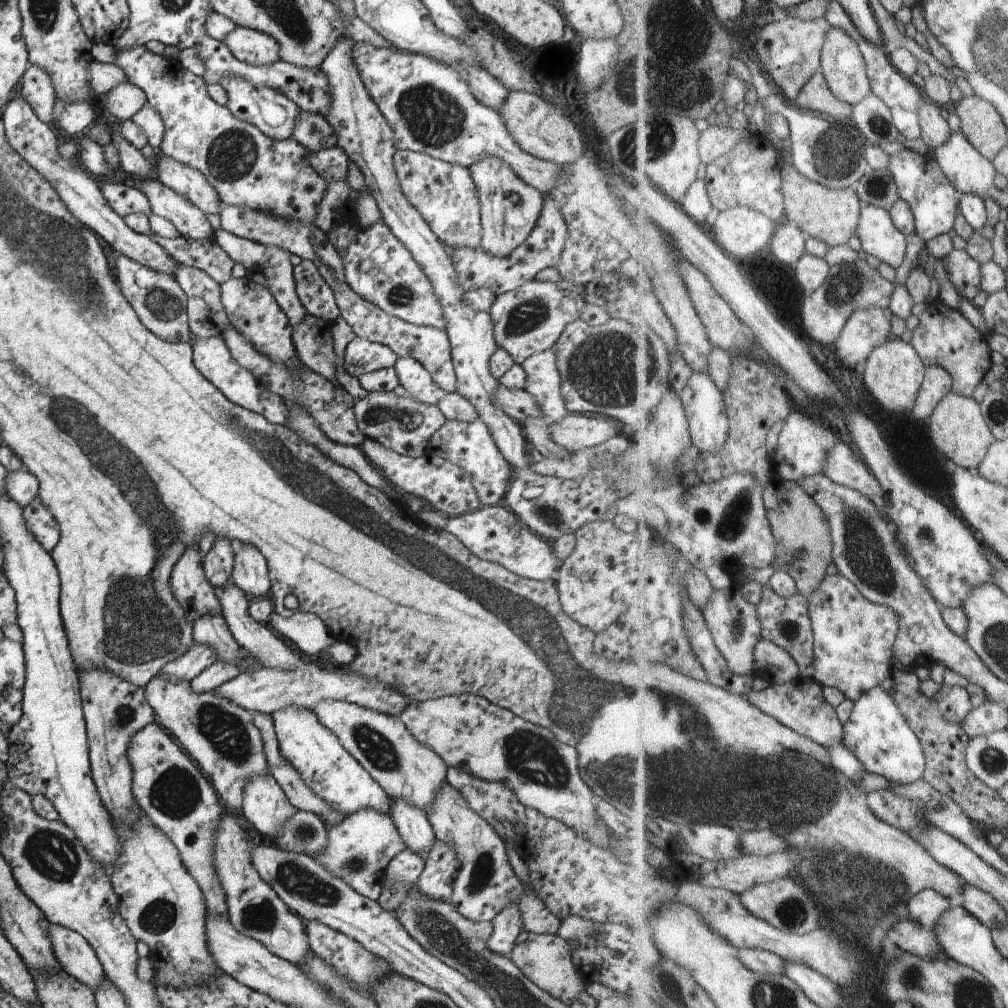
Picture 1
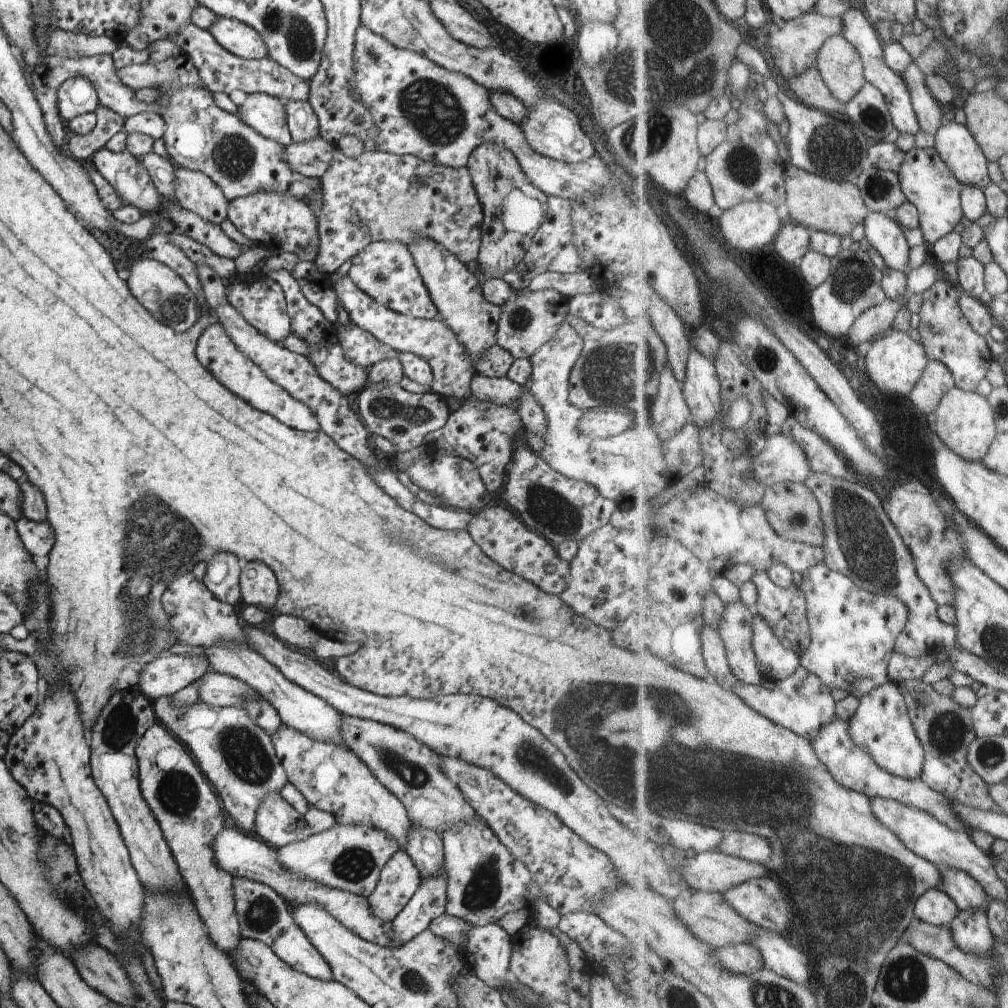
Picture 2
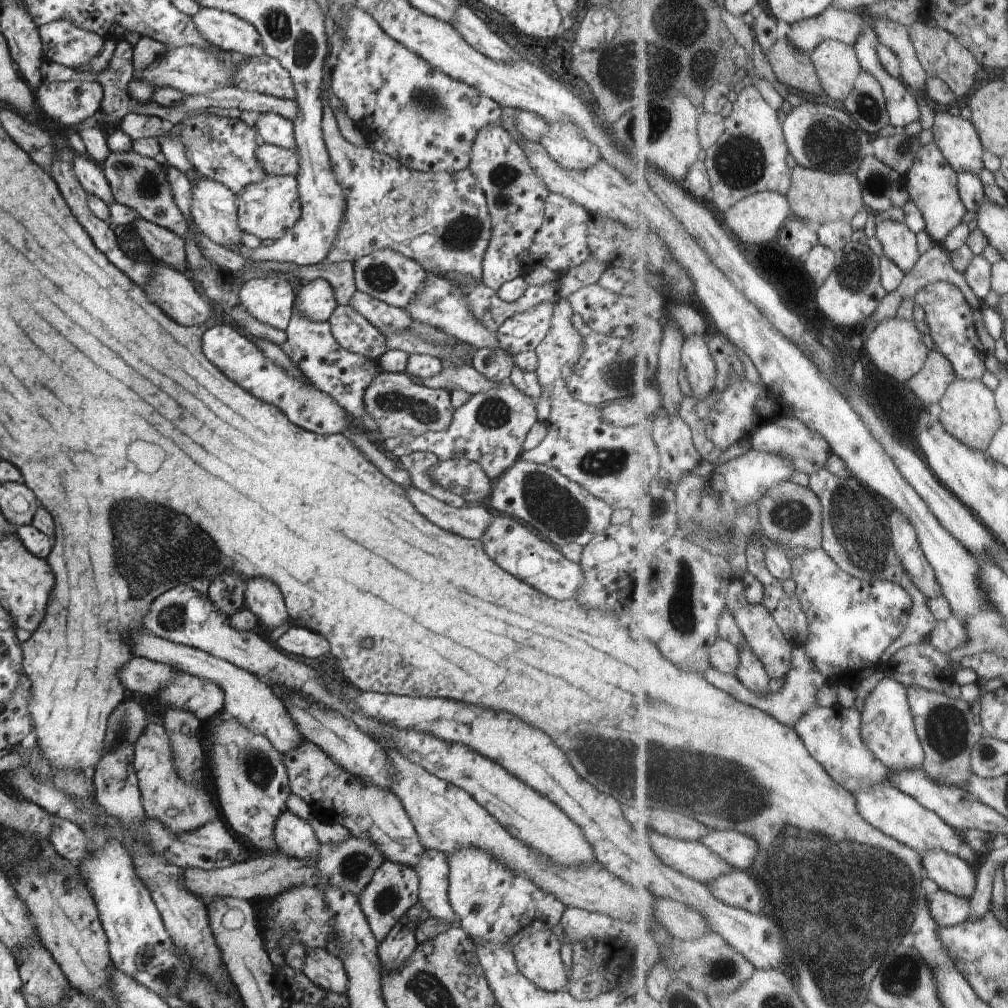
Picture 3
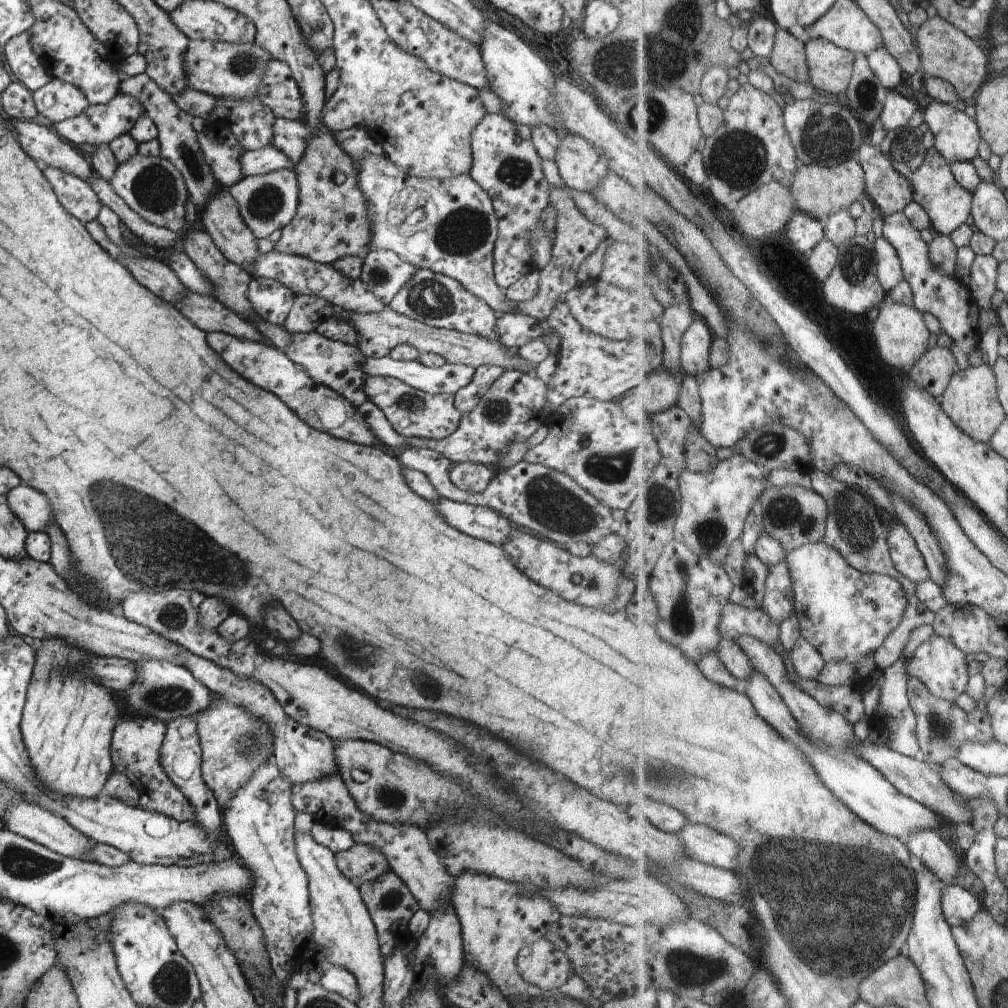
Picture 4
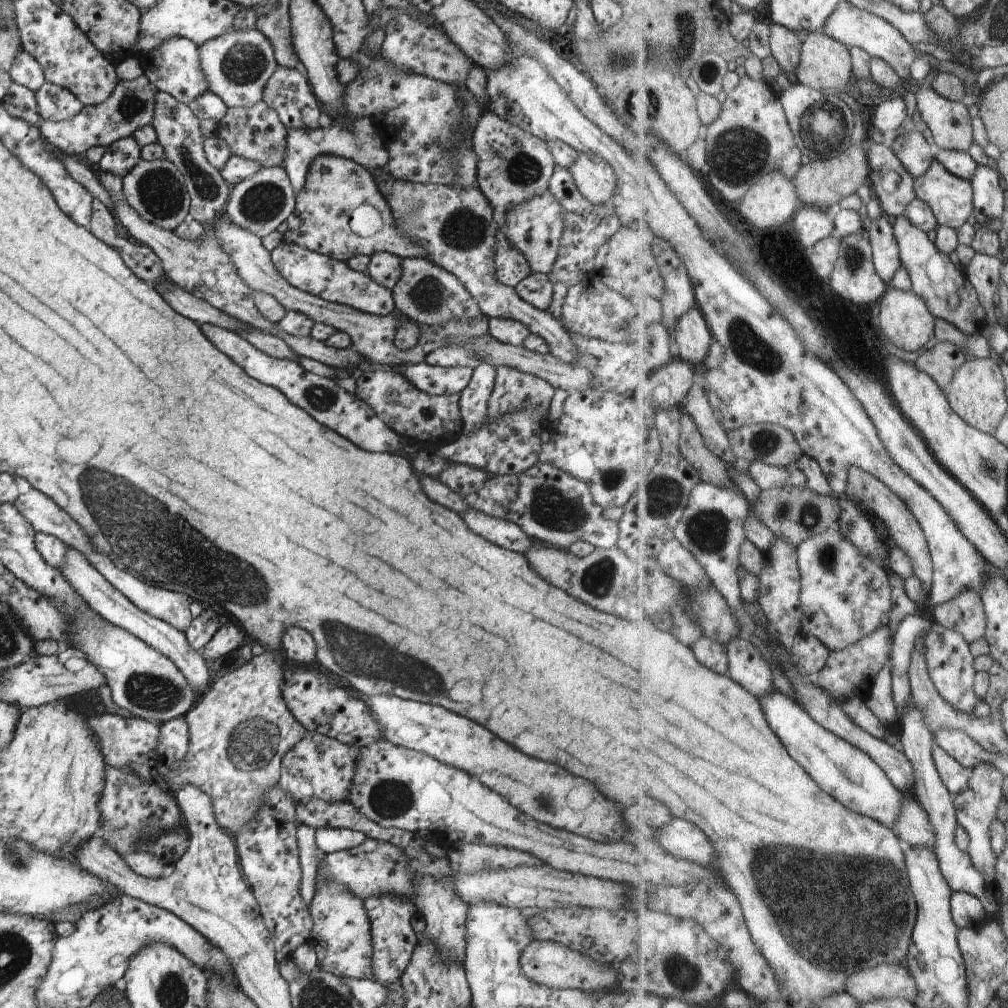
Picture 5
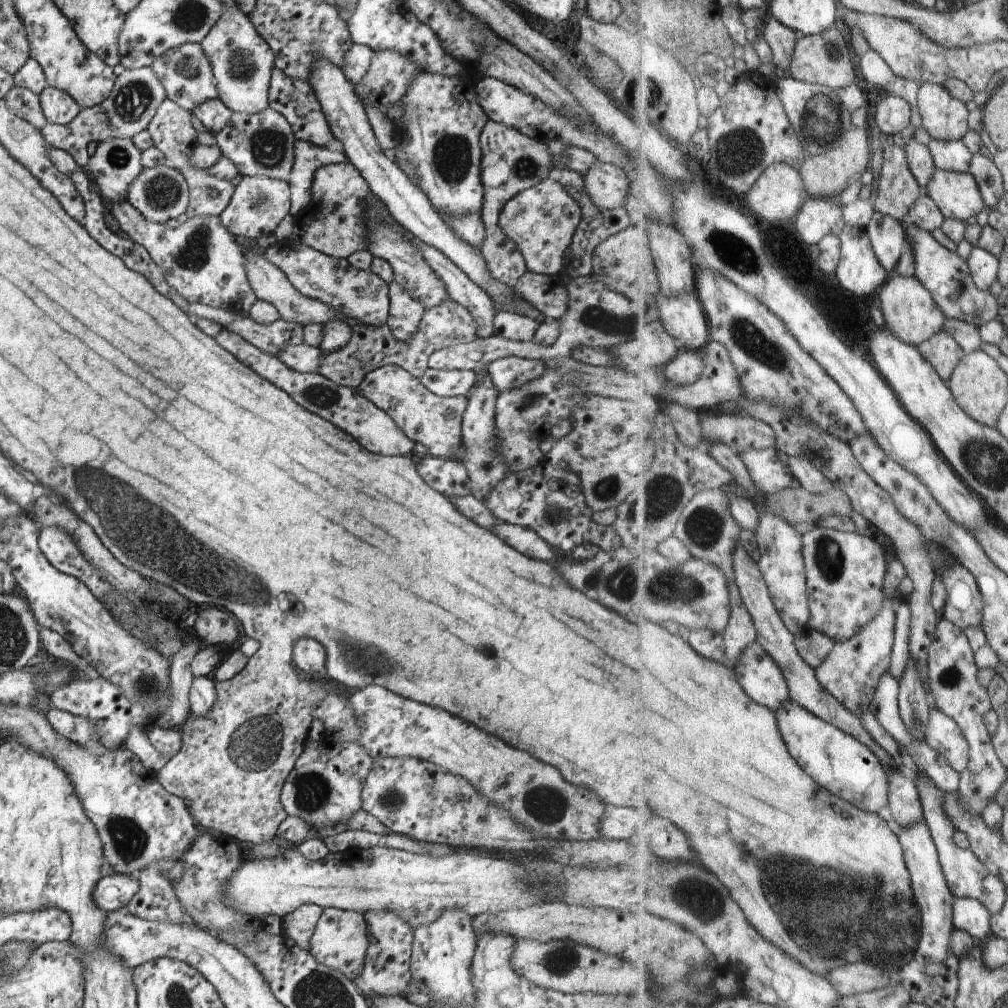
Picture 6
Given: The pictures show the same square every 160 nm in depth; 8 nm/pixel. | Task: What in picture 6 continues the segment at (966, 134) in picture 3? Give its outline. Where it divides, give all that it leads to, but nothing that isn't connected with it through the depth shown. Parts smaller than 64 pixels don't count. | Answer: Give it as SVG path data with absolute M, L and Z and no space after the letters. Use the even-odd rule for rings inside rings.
M926 82L920 85L919 111L923 125L937 140L965 140L970 132L970 108L946 86Z

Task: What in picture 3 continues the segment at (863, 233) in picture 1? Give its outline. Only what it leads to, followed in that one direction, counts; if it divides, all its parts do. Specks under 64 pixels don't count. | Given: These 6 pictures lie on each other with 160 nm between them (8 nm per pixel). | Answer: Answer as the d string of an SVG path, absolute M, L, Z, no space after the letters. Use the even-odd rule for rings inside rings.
M884 220L877 224L877 238L884 245L885 255L898 262L908 274L923 258L919 234L906 222Z

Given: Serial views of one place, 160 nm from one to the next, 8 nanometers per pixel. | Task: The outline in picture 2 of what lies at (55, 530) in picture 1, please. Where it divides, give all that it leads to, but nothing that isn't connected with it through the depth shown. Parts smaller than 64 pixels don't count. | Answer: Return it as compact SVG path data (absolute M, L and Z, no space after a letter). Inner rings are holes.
M22 516L17 520L17 533L32 557L46 557L55 543L53 526L46 520L29 521Z

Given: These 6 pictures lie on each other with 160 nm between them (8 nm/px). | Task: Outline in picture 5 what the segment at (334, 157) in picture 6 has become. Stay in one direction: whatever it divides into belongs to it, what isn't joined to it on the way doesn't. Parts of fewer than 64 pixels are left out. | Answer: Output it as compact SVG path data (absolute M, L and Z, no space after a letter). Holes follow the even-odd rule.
M369 118L354 120L350 126L342 126L338 121L333 121L328 128L319 126L316 130L287 129L286 144L283 167L290 179L295 196L304 190L306 175L309 173L314 158L322 156L322 154L353 160L370 171L386 168L390 160L388 148L378 134L374 122Z

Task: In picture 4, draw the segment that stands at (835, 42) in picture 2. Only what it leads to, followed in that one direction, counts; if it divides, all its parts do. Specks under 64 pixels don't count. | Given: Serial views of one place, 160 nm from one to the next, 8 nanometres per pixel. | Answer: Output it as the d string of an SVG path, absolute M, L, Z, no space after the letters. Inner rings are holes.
M826 38L812 39L807 44L813 85L828 93L843 95L854 78L858 58L864 54L834 44Z

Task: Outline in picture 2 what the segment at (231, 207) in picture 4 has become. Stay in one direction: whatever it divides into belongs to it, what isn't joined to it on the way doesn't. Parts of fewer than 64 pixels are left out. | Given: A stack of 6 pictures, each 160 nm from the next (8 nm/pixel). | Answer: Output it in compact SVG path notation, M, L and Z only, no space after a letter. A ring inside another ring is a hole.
M176 165L174 190L174 200L204 220L219 225L227 218L230 201L203 172Z

